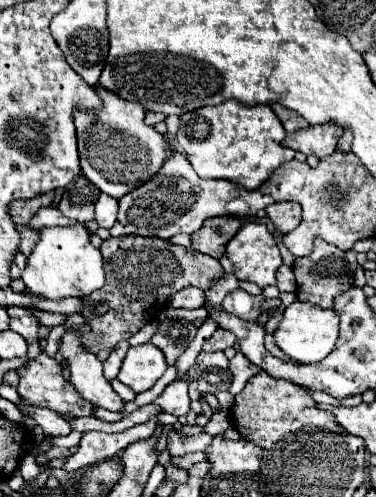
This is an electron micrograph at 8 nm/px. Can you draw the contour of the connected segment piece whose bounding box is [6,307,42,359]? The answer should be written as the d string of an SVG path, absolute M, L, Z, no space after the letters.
M8 307L6 311L12 321L12 331L20 333L28 341L28 357L36 359L42 353L38 339L38 319L24 307Z

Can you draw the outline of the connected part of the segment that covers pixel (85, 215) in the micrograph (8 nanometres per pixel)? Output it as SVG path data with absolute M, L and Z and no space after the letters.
M80 175L76 181L72 181L62 195L62 201L58 205L60 213L64 217L76 219L80 223L88 223L94 219L94 205L100 195L100 189L92 185L84 175Z

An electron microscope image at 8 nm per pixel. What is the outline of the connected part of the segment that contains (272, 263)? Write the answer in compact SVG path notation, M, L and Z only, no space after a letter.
M248 221L226 245L226 257L234 265L240 281L252 281L258 287L276 285L276 269L282 257L272 233L262 223Z

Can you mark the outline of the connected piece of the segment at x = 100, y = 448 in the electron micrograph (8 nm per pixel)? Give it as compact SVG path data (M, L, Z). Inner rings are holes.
M146 421L142 425L134 425L122 433L102 433L102 431L88 431L84 433L84 437L80 439L80 453L74 453L66 463L64 463L64 471L76 471L82 467L88 467L104 457L112 457L118 455L124 447L128 447L130 443L138 441L138 439L146 439L150 437L154 431L152 421Z

